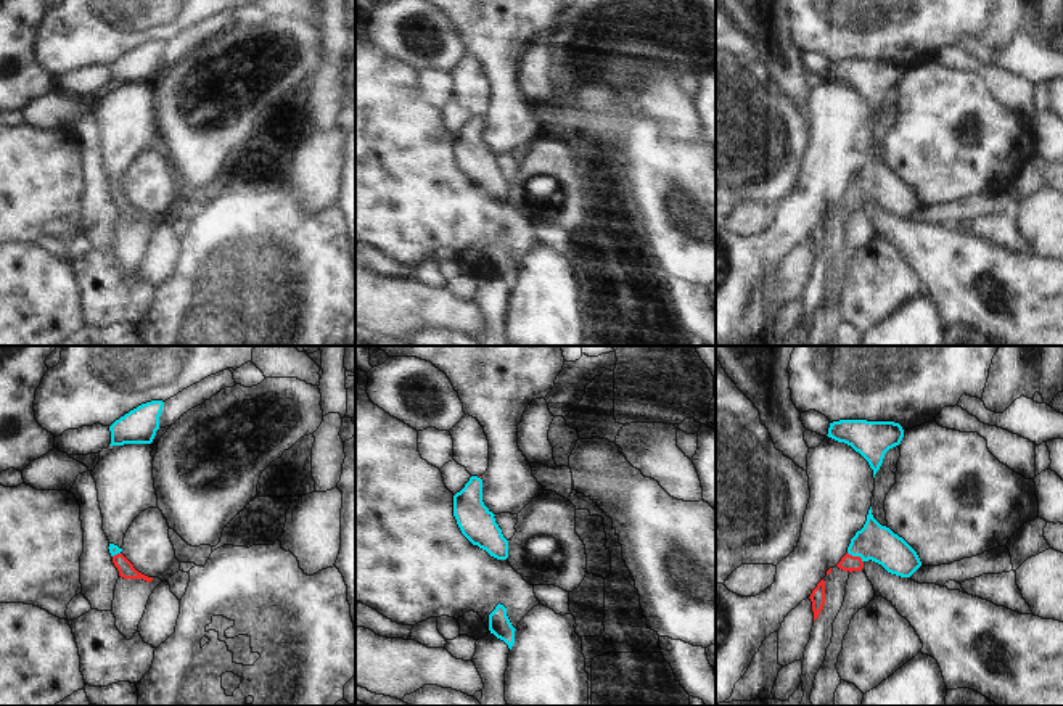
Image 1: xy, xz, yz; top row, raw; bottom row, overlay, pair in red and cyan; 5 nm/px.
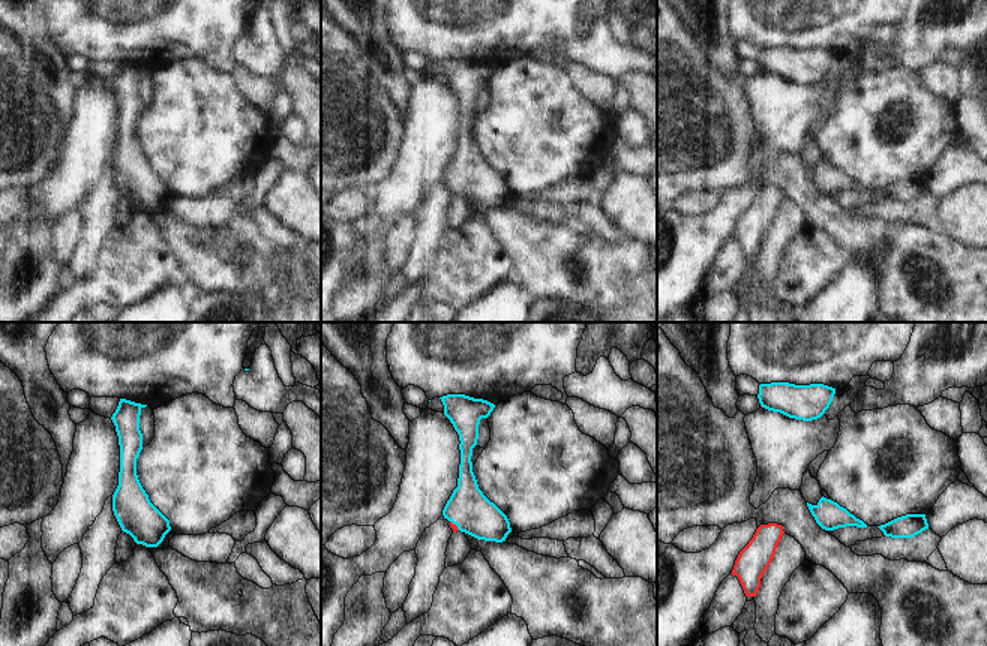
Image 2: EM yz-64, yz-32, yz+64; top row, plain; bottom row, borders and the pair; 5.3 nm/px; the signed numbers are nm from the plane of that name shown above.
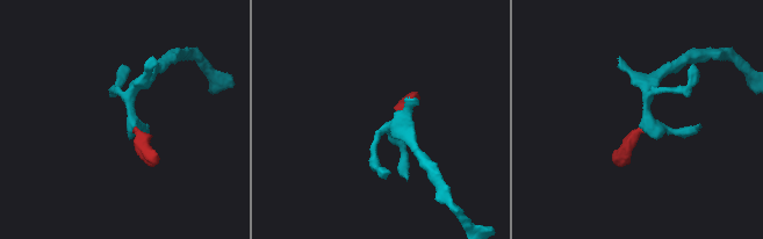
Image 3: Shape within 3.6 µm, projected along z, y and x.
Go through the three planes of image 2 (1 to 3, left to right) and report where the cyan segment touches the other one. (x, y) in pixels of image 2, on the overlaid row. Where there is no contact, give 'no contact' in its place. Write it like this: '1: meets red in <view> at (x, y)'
1: no contact
2: meets red in yz-32 at (455, 525)
3: no contact

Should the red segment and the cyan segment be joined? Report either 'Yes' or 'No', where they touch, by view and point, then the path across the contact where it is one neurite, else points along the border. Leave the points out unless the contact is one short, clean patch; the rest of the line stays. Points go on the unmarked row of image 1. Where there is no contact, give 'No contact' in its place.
Yes. Touches red at yz (856, 197). Path across: yz (849, 203), (856, 197), (870, 182), (875, 182).

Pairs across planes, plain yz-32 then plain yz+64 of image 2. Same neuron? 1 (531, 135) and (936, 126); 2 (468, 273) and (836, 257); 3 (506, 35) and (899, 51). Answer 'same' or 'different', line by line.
1: same
2: same
3: different

